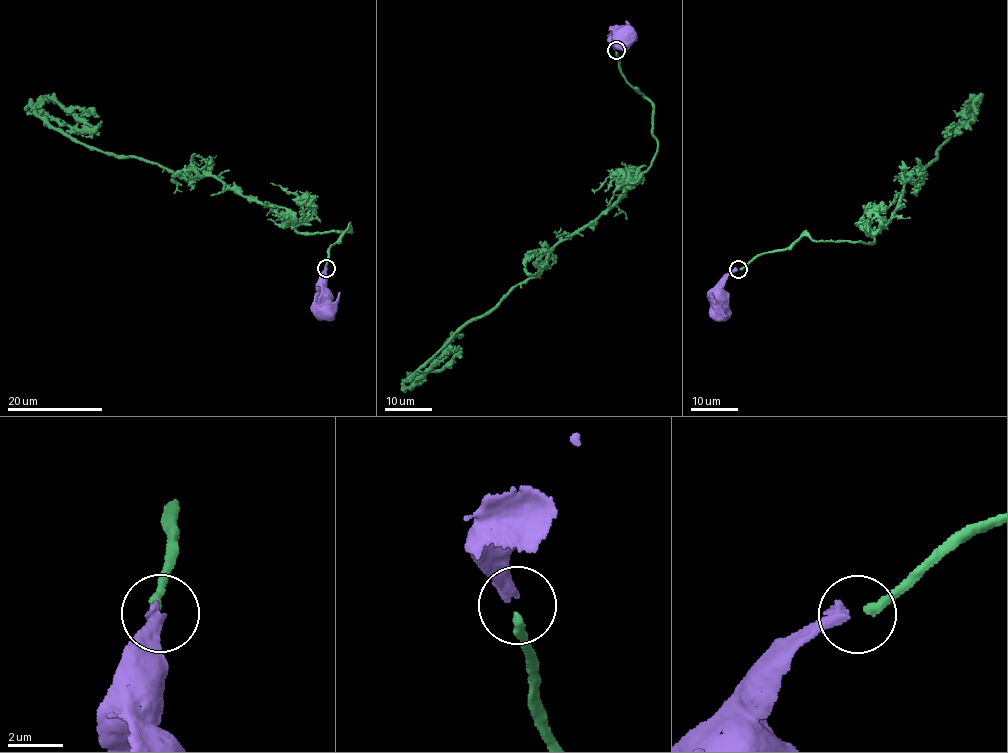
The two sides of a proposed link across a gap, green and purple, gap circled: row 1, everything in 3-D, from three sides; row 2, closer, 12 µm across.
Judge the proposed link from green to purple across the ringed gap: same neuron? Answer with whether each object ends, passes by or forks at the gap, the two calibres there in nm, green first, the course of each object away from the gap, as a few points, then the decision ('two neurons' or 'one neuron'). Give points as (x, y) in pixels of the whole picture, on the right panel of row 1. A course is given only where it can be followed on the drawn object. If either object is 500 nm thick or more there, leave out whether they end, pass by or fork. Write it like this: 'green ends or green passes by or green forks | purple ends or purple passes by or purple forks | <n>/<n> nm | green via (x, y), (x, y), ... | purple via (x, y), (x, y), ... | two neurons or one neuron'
green ends | purple ends | 320/440 nm | green via (740, 269), (806, 235), (875, 241), (906, 182), (922, 183), (966, 118) | purple via (738, 270), (726, 280), (722, 290), (725, 304), (719, 310) | one neuron

